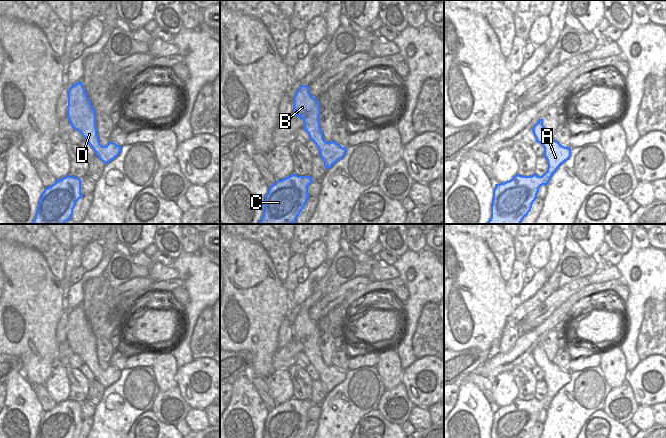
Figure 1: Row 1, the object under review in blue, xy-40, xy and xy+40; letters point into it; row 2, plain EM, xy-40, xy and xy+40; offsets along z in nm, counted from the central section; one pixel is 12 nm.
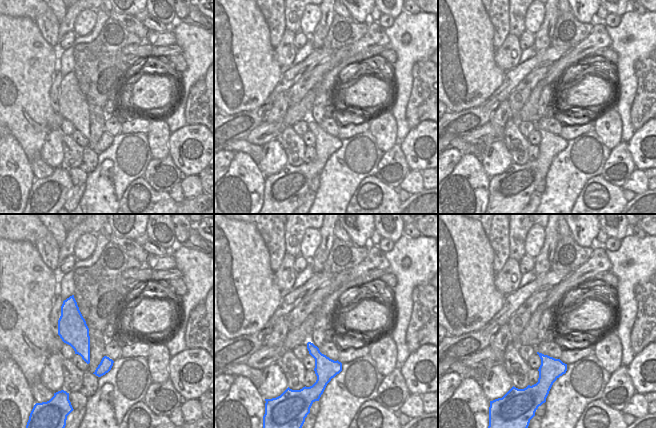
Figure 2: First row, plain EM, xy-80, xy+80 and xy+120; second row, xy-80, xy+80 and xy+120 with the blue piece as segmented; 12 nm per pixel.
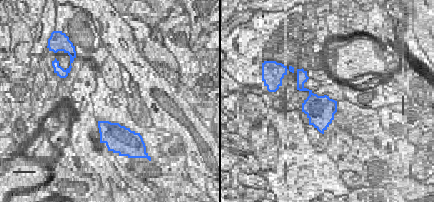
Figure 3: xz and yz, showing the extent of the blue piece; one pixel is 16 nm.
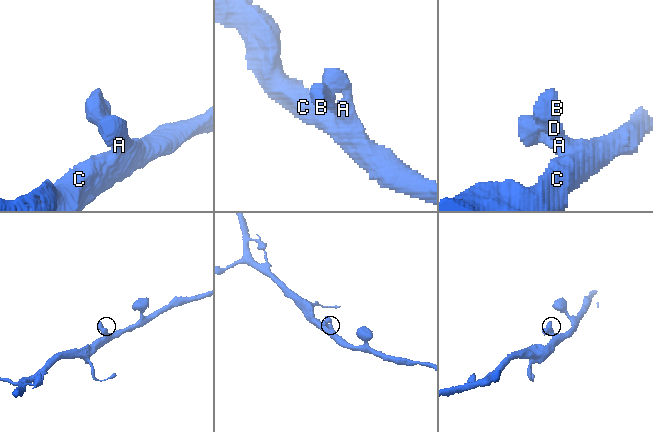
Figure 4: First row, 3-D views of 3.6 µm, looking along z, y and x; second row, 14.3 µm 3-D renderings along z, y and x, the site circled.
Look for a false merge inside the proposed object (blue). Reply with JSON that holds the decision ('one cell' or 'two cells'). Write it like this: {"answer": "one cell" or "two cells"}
{"answer": "one cell"}

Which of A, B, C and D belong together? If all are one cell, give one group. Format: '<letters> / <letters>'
A B C D

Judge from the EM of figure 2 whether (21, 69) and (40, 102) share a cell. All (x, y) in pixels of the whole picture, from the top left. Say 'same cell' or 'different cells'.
same cell

